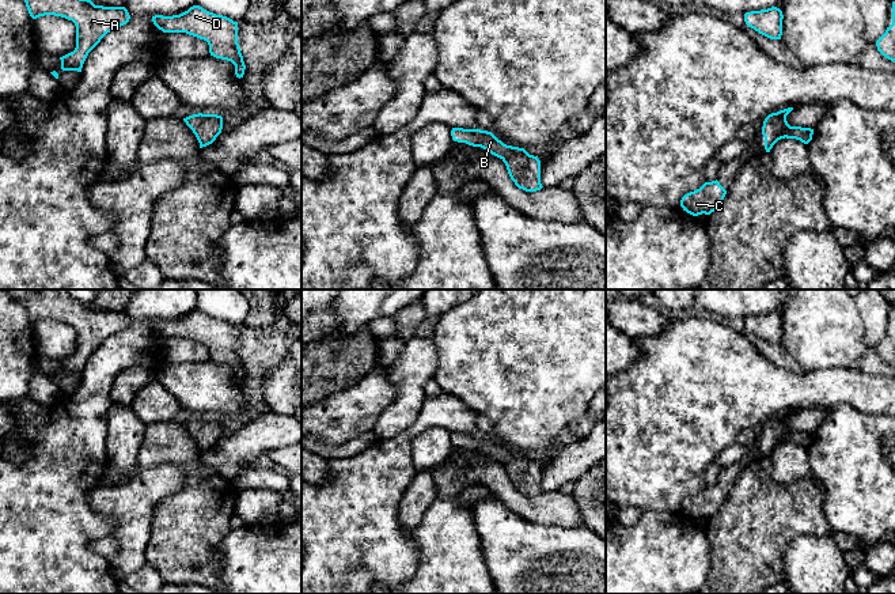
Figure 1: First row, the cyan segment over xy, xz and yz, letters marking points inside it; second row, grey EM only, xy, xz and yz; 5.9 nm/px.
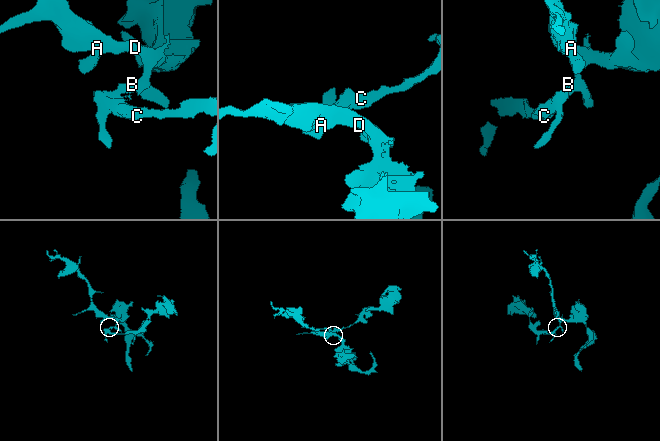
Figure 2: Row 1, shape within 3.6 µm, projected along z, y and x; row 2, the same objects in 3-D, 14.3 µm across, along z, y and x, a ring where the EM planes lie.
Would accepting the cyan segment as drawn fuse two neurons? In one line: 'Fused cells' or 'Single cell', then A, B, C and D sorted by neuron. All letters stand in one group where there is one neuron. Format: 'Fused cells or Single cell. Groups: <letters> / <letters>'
Single cell. Groups: A B C D

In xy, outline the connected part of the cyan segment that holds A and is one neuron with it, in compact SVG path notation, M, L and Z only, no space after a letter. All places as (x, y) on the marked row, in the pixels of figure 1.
M24 0L33 19L61 16L76 26L76 48L60 57L62 71L81 72L88 53L110 31L126 24L130 15L125 7L95 5L91 0Z

